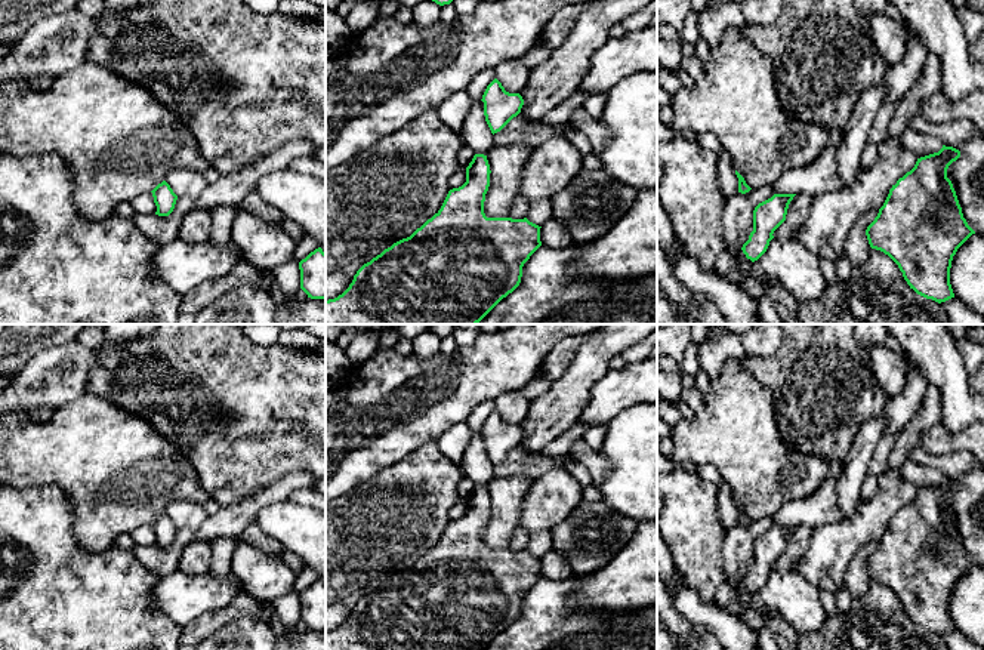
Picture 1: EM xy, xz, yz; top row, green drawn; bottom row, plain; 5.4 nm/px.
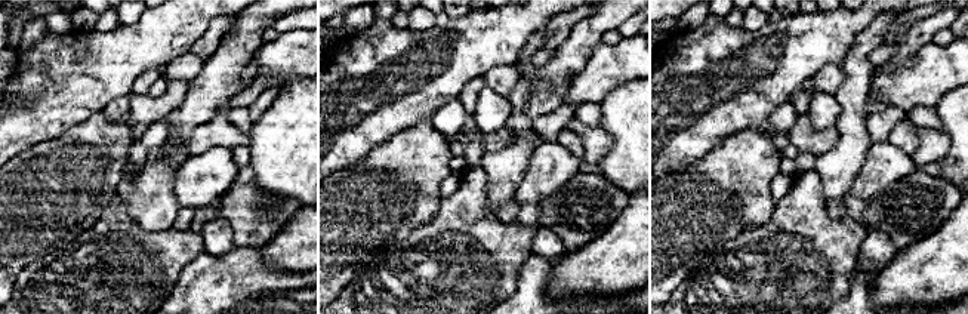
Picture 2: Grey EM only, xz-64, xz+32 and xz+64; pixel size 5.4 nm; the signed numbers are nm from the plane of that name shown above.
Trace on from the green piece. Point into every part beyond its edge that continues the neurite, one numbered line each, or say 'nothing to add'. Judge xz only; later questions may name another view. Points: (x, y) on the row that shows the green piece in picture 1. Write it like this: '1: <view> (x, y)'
nothing to add

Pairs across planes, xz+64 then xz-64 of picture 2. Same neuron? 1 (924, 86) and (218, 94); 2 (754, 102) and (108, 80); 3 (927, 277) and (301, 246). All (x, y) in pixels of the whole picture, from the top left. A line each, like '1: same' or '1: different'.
1: different
2: same
3: same

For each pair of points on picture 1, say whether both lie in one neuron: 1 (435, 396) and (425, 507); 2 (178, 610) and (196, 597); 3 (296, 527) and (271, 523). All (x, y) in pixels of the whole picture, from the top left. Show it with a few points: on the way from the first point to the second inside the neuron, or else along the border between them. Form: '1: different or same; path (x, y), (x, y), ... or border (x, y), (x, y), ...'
1: different; border (435, 441), (422, 444), (401, 461)
2: same; path (182, 606), (191, 597)
3: same; path (290, 524), (277, 523)

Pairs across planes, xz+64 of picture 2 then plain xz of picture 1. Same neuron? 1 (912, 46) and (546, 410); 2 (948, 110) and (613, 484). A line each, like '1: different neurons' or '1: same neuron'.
1: same neuron
2: same neuron

